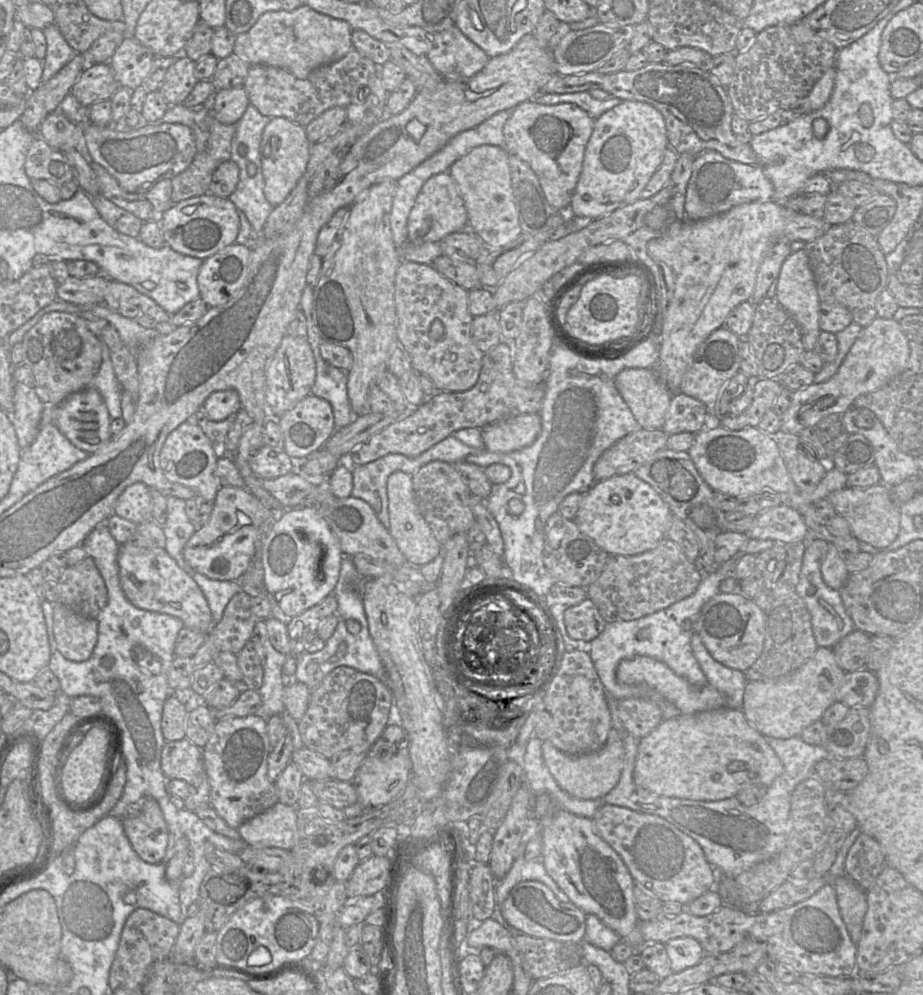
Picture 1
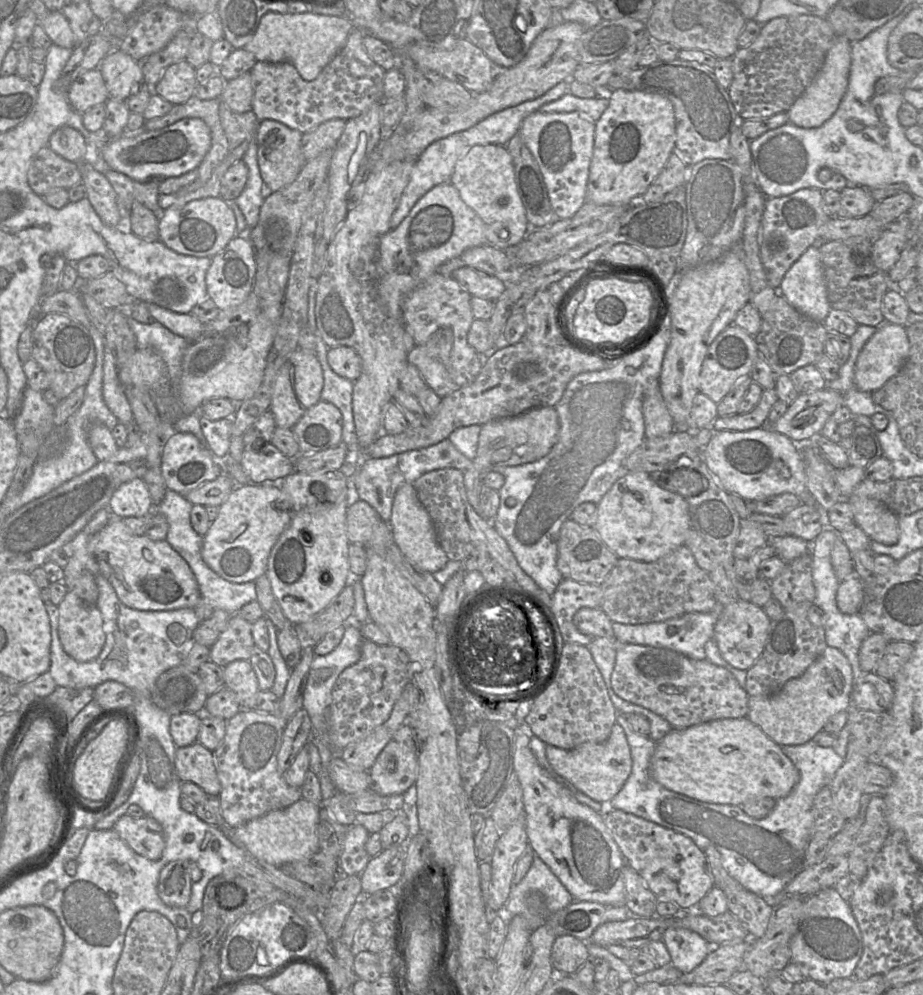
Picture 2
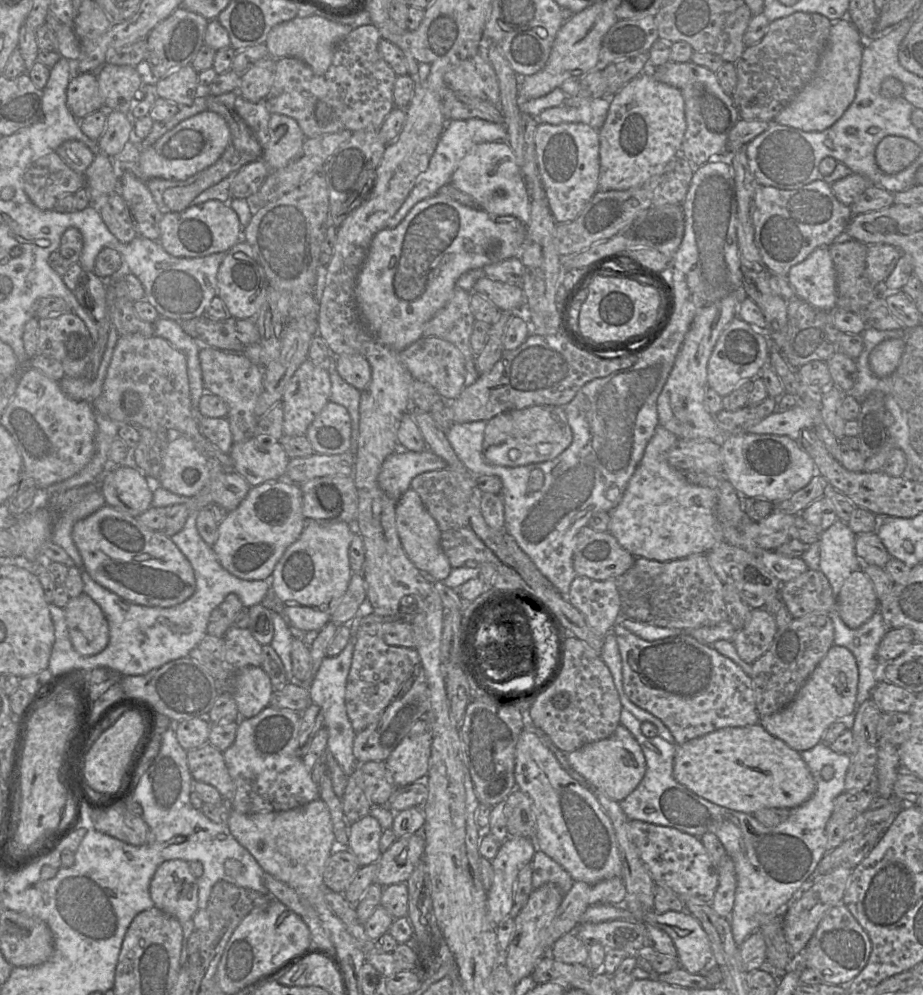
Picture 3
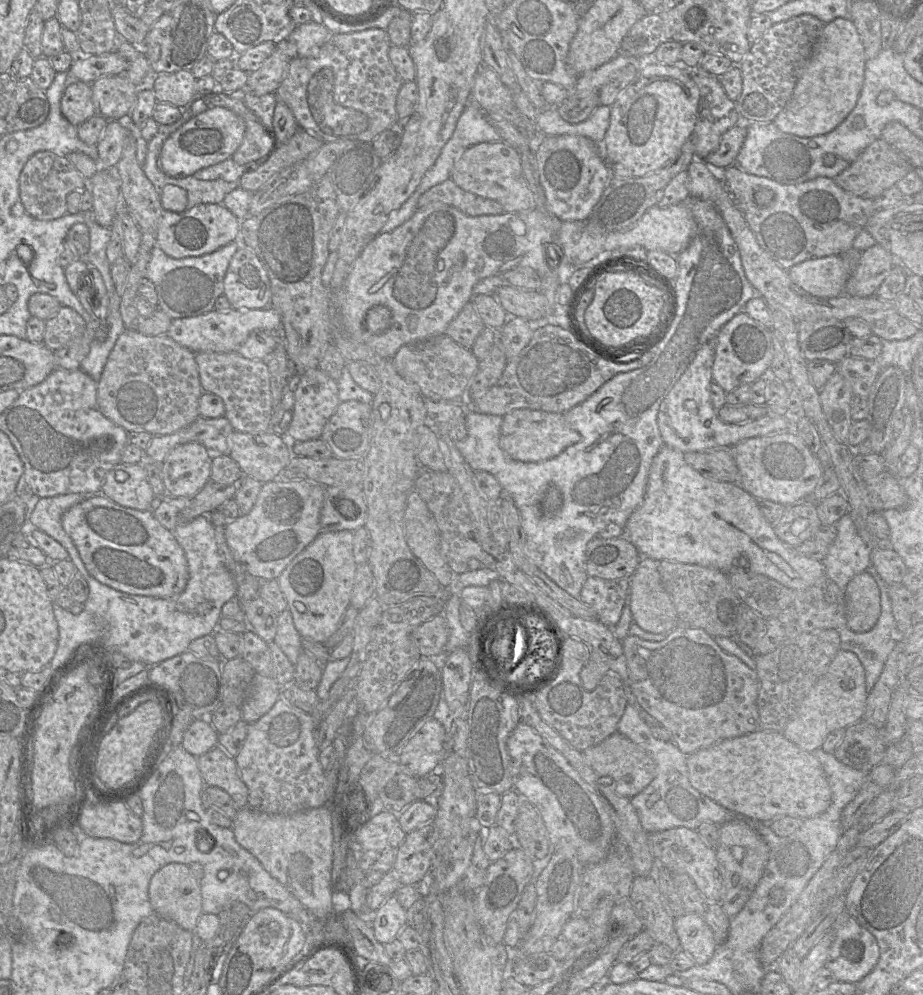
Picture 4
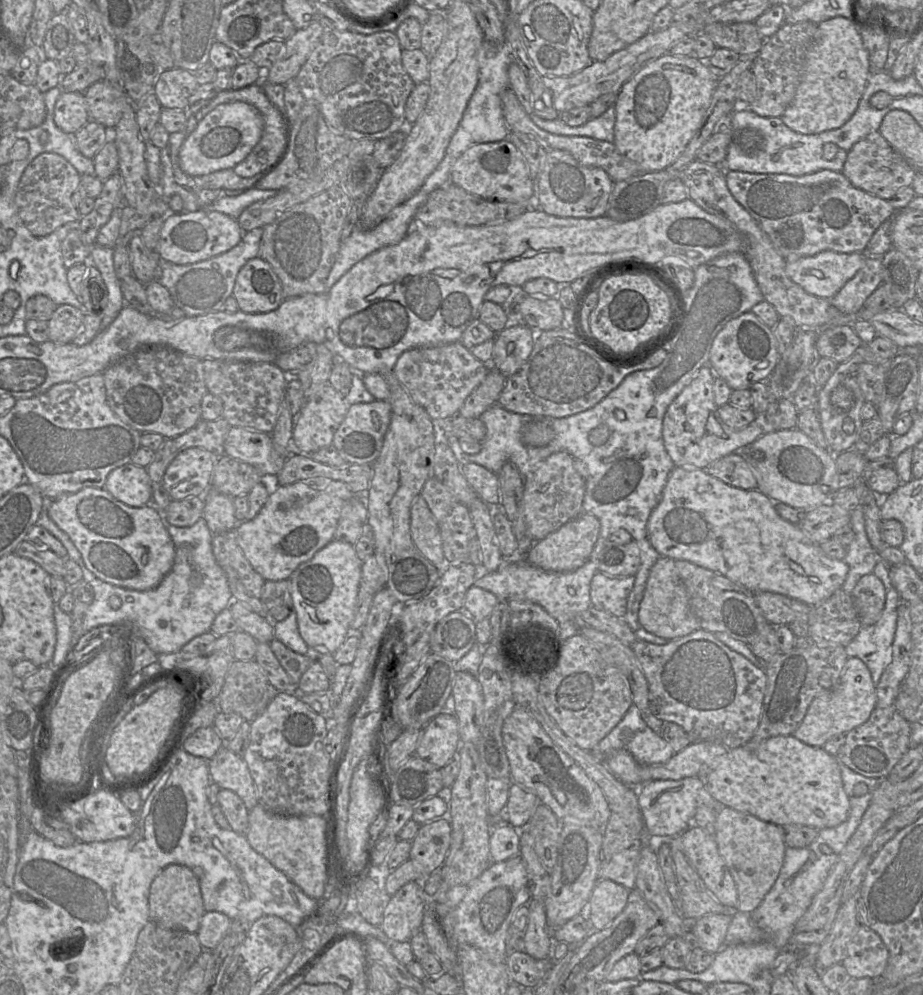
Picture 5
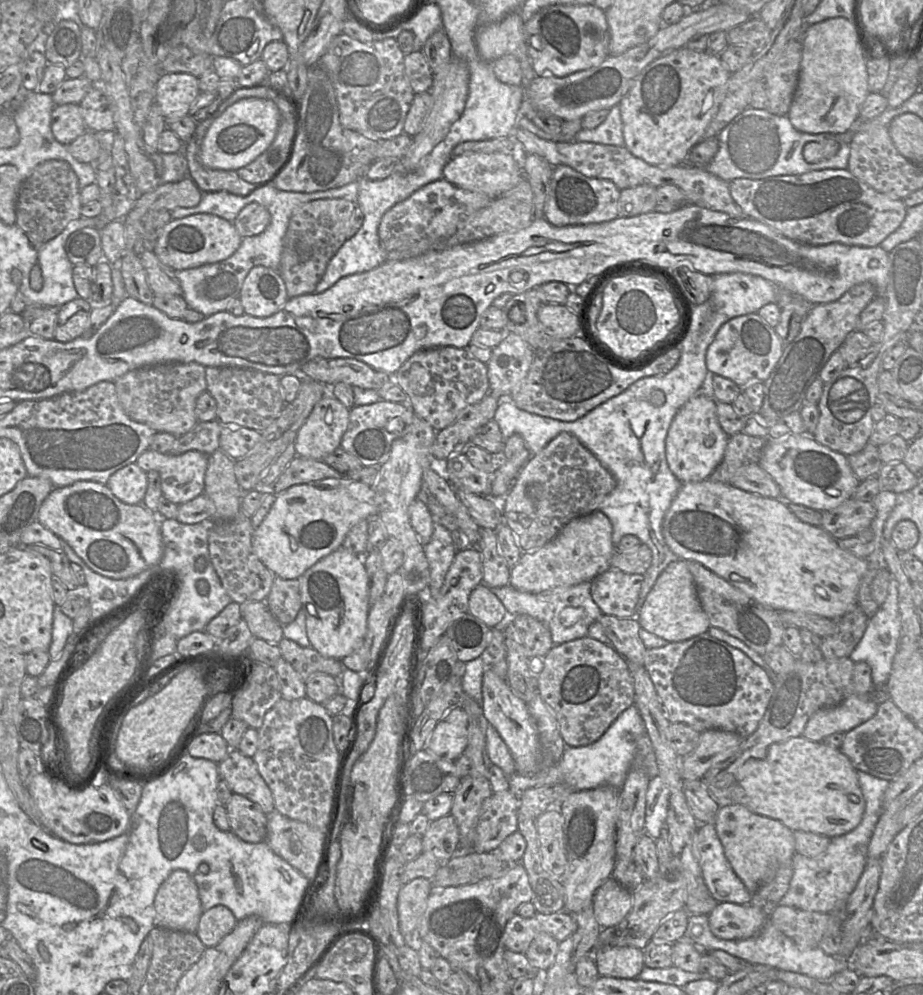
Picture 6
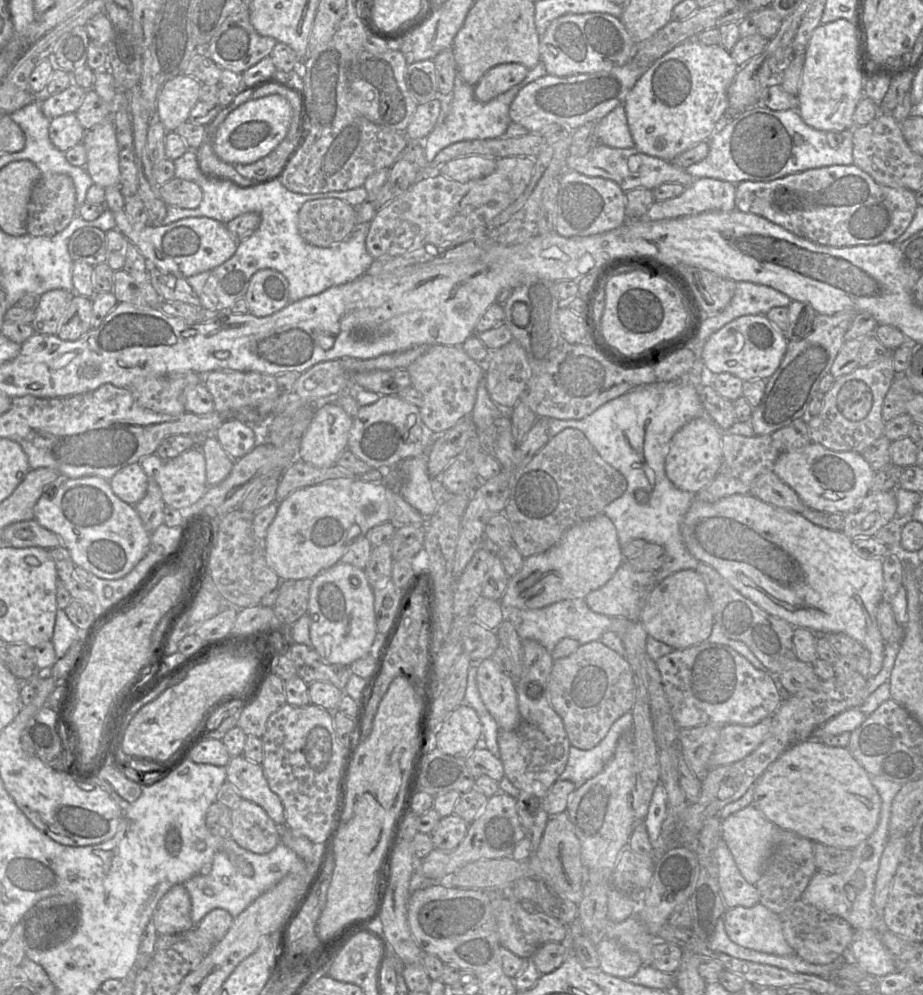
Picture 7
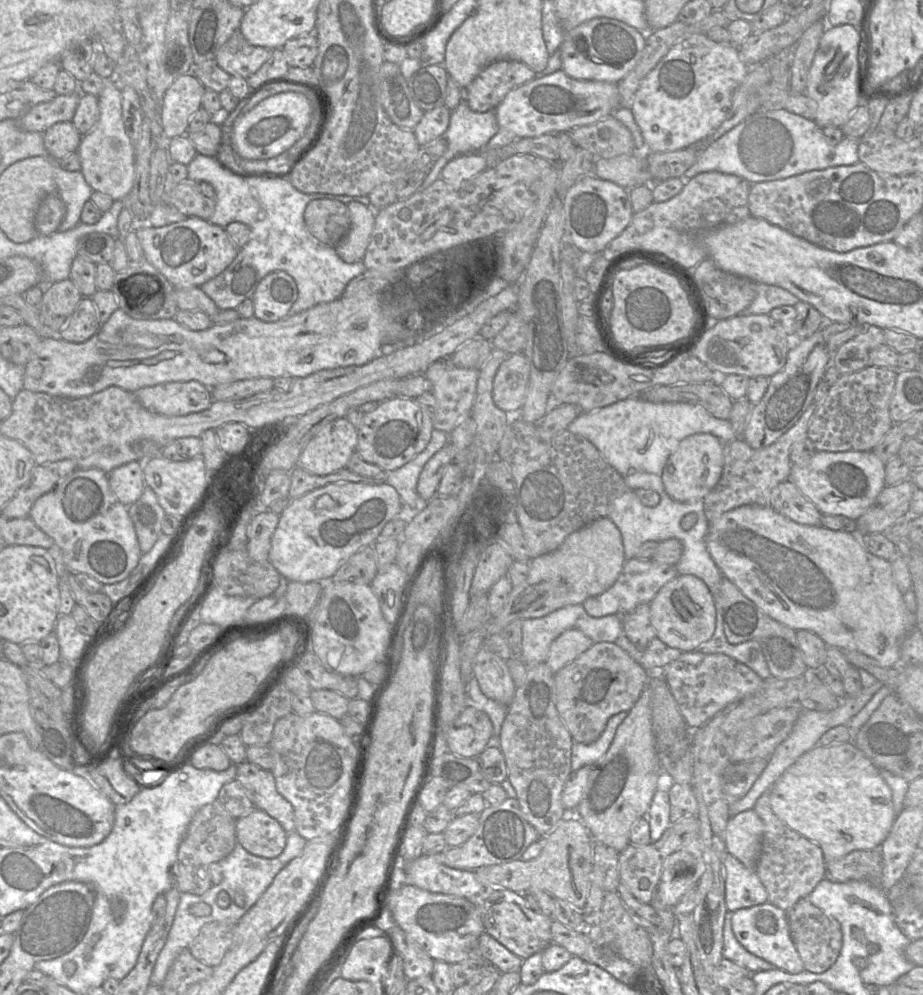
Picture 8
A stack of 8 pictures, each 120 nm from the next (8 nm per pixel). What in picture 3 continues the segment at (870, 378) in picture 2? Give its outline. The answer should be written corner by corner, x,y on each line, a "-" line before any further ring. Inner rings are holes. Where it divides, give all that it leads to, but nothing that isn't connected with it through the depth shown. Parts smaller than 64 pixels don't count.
901,338
885,340
878,344
869,355
869,367
872,373
884,378
891,375
898,367
905,342

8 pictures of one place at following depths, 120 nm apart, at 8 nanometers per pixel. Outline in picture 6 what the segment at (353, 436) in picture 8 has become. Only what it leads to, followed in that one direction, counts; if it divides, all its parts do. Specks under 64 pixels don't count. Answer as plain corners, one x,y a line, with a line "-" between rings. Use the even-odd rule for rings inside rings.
323,396
298,430
296,456
324,460
340,447
350,420
350,409
333,396

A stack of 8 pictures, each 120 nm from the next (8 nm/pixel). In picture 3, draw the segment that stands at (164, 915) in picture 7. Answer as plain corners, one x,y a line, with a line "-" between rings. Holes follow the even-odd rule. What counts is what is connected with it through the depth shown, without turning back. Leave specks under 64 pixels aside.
186,861
162,863
151,880
149,890
154,907
179,922
193,920
199,910
197,879

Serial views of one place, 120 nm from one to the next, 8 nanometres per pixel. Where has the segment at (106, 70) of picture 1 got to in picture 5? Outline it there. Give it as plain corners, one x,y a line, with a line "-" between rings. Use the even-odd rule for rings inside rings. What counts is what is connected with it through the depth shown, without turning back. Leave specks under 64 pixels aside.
62,91
55,103
53,118
63,132
77,133
90,121
84,93

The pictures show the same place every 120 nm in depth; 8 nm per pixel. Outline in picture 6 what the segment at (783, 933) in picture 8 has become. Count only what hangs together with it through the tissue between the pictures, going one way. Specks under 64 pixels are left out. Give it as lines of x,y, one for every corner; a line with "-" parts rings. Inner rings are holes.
719,902
708,915
708,922
711,932
717,938
744,940
757,935
768,918
751,904

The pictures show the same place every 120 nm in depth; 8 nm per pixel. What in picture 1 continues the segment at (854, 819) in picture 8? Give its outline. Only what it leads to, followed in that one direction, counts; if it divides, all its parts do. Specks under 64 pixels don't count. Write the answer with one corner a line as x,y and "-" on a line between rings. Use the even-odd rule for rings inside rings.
723,707
662,720
639,740
633,781
639,789
662,796
717,801
734,797
741,789
750,785
767,788
782,772
783,765
779,757
765,736
747,721
742,710

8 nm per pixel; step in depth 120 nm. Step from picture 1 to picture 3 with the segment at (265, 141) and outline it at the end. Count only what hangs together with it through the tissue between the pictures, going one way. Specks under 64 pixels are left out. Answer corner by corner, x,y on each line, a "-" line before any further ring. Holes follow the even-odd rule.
271,114
268,133
261,159
274,171
285,166
300,151
306,136
296,120
283,114

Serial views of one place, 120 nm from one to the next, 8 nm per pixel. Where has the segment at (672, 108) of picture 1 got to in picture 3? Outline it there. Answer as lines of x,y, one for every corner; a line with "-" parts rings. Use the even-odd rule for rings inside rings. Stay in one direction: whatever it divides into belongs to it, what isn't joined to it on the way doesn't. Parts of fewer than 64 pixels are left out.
668,61
645,72
651,73
656,81
679,89
683,96
686,131
680,154
692,165
699,167
711,157
724,153
728,134
740,117
732,96
723,91
716,73
692,61
685,63

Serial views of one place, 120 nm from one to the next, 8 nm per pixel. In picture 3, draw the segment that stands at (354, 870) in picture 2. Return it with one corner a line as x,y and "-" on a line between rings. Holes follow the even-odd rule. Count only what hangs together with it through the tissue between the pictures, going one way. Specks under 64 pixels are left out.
371,815
349,824
348,849
356,857
360,867
379,860
382,854
379,849
382,832
379,822

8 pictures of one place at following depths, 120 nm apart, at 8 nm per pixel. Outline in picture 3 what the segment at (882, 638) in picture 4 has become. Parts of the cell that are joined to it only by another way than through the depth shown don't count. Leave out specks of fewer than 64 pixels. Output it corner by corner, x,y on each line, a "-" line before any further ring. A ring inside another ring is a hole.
837,608
827,616
834,626
834,645
850,650
858,666
857,710
864,701
871,698
871,690
881,677
883,664
877,658
877,649
888,629
879,608
866,623
857,629
849,628
842,621

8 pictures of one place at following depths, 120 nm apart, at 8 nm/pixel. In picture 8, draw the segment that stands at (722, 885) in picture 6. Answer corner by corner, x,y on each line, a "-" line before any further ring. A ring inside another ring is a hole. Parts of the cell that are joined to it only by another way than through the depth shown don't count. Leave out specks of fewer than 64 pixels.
730,853
724,861
726,869
725,900
727,909
735,912
768,902
768,894
755,870
744,866

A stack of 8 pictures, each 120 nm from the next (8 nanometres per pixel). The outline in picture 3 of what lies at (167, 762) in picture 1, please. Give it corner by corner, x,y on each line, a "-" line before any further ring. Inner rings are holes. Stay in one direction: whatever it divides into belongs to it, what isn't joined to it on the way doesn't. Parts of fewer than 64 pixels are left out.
209,743
187,751
189,771
195,782
213,786
230,803
235,795
235,785
226,767
223,753

